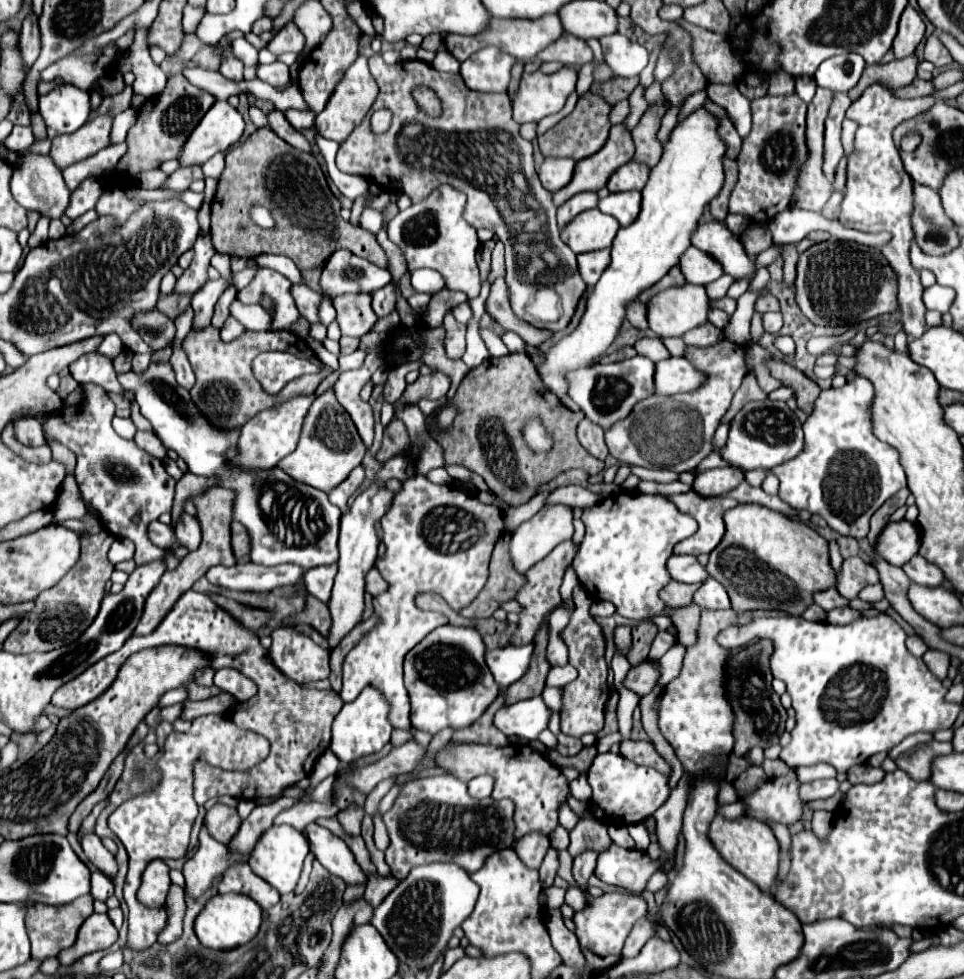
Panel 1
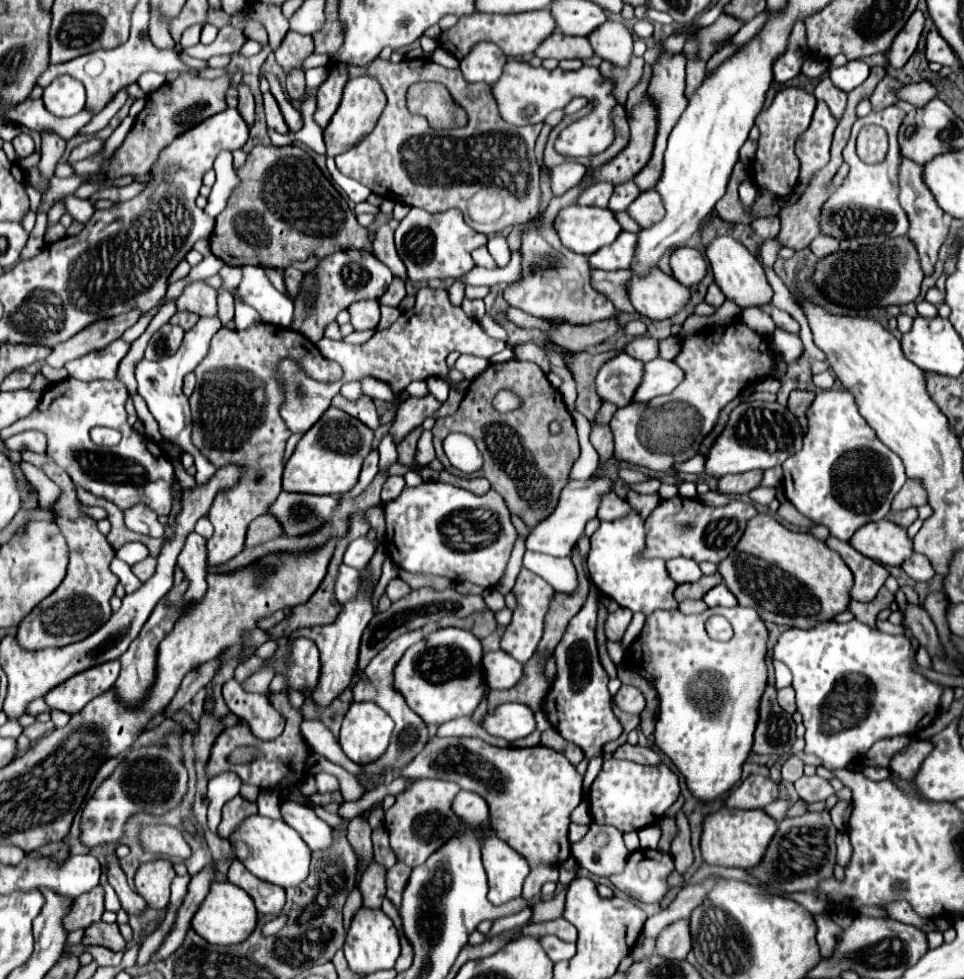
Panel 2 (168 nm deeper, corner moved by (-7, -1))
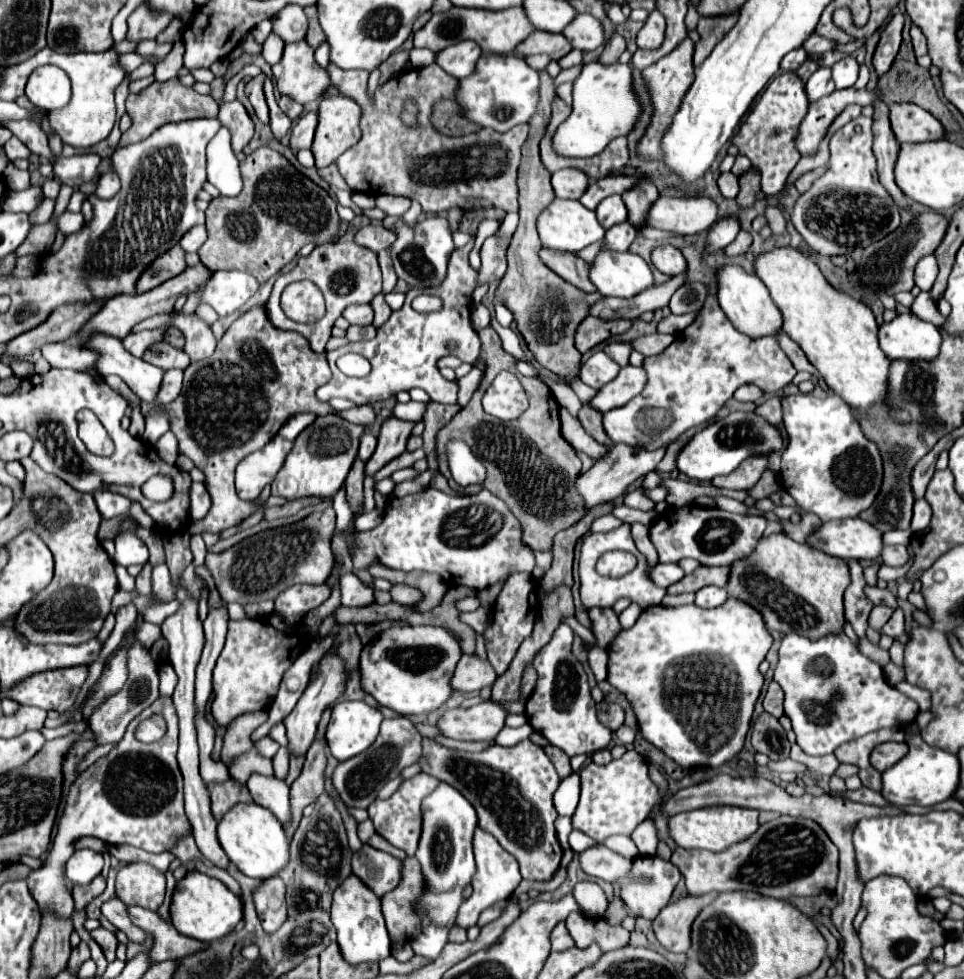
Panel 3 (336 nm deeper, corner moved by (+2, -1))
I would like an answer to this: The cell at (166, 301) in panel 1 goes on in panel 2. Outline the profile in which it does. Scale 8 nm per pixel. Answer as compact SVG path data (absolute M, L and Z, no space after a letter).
M177 311L177 313L169 319L169 323L171 323L171 325L181 325L185 331L189 331L189 329L197 323L197 319L199 319L199 315L193 315L193 313L189 313L189 311Z

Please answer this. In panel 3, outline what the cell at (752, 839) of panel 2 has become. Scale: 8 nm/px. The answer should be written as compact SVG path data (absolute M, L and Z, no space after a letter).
M730 805L702 807L696 811L680 813L670 817L668 821L670 837L678 847L684 849L708 849L708 851L724 851L732 843L748 839L758 829L758 811L756 809L740 809Z

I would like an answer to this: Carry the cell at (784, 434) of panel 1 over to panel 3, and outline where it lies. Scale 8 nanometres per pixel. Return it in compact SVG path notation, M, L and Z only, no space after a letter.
M730 413L724 421L718 421L700 433L696 433L678 453L676 467L680 473L696 481L710 481L716 475L732 473L750 455L768 455L782 447L782 437L776 427L766 423L766 419L756 417L756 413Z

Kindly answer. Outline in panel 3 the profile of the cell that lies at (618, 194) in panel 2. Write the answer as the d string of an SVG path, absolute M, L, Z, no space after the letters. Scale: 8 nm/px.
M612 195L612 197L604 199L596 207L596 217L598 217L598 221L600 221L600 225L604 229L610 229L612 225L626 221L628 215L626 215L626 205L624 205L622 197L620 195Z

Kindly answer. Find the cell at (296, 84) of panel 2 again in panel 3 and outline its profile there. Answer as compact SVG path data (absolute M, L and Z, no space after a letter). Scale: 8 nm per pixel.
M280 97L280 99L278 99L278 105L280 105L280 109L282 109L292 121L296 121L296 119L304 113L304 107L298 105L298 103L294 103L290 97Z

